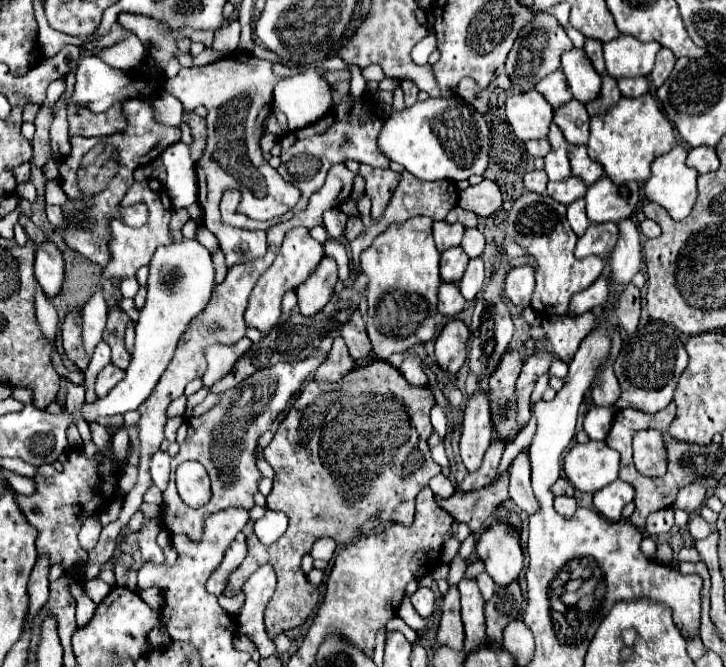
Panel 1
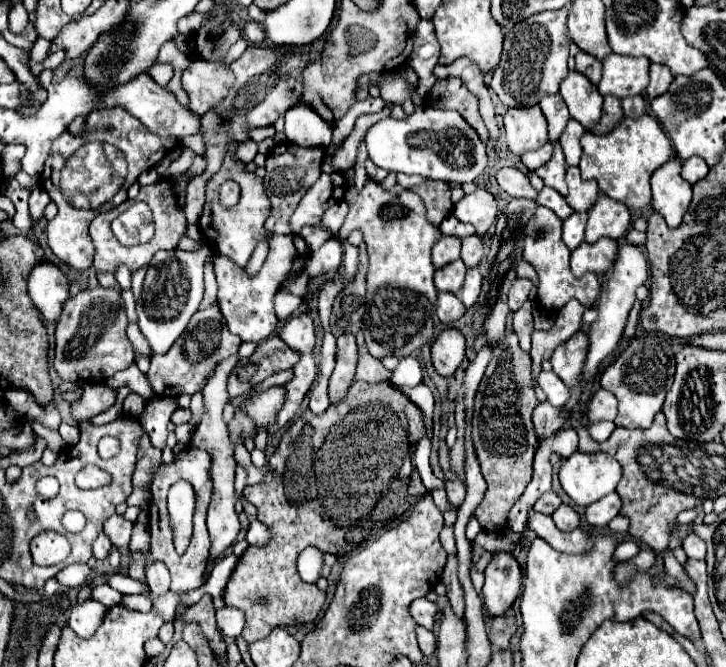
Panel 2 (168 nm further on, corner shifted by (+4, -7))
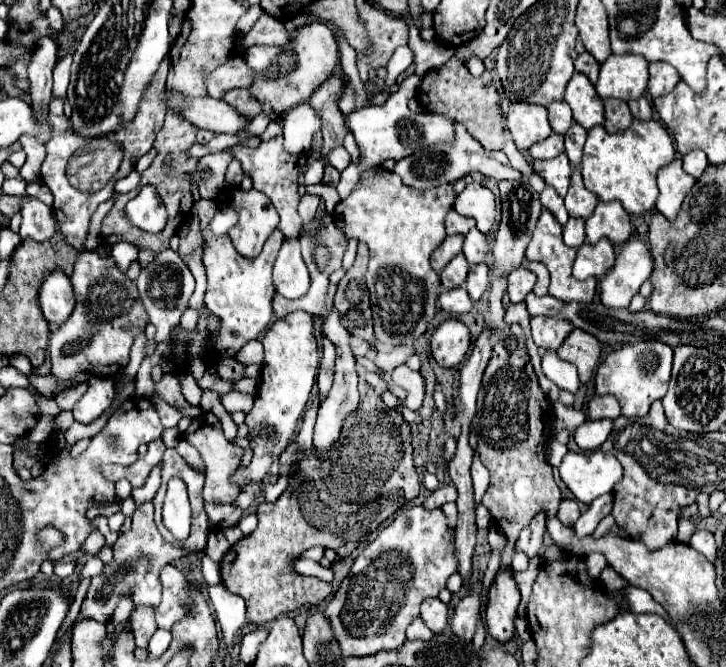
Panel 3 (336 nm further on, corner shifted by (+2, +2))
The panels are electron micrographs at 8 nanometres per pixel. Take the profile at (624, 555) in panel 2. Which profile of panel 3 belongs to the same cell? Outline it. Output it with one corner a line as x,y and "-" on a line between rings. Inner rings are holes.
591,554
591,556
585,558
585,562
587,562
589,574
591,574
593,578
597,578
597,576
601,574
601,570
605,568
605,556
603,556
603,554

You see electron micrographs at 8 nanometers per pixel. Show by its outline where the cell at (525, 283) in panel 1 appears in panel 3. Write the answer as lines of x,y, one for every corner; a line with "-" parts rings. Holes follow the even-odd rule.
517,268
517,270
513,270
511,274
509,274
509,286
507,286
507,294
509,294
509,298
511,298
511,302
515,304
515,302
523,302
525,300
525,296
533,290
533,286
535,286
535,274
531,272
531,270
527,270
527,268

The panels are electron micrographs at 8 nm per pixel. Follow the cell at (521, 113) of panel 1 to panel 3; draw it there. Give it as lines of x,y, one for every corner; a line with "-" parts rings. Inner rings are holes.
513,102
509,106
507,128
519,150
527,150
531,144
541,142
551,134
545,106
527,102

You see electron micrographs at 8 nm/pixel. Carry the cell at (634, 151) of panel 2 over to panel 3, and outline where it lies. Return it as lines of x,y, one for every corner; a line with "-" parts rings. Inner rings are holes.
633,120
627,132
607,134
603,126
595,126
587,134
583,148
581,174
585,186
599,196
599,200
619,200
629,214
643,214
655,206
657,200
657,170
675,158
675,146
669,132
657,120

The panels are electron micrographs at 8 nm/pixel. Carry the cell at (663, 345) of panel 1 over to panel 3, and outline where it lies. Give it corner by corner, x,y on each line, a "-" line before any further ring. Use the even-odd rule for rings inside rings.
643,340
639,344
627,344
599,364
595,374
595,392
613,394
619,400
621,414
627,418
643,418
655,400
661,400
667,392
673,364
673,348
657,340

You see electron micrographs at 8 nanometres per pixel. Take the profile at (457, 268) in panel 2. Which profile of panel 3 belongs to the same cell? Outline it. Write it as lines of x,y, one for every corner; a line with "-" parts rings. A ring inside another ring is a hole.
457,254
445,268
443,272
439,274
441,276
441,286
445,290
451,290
451,288
457,288
465,282
467,278
467,272
469,272
469,264
465,260
463,254

